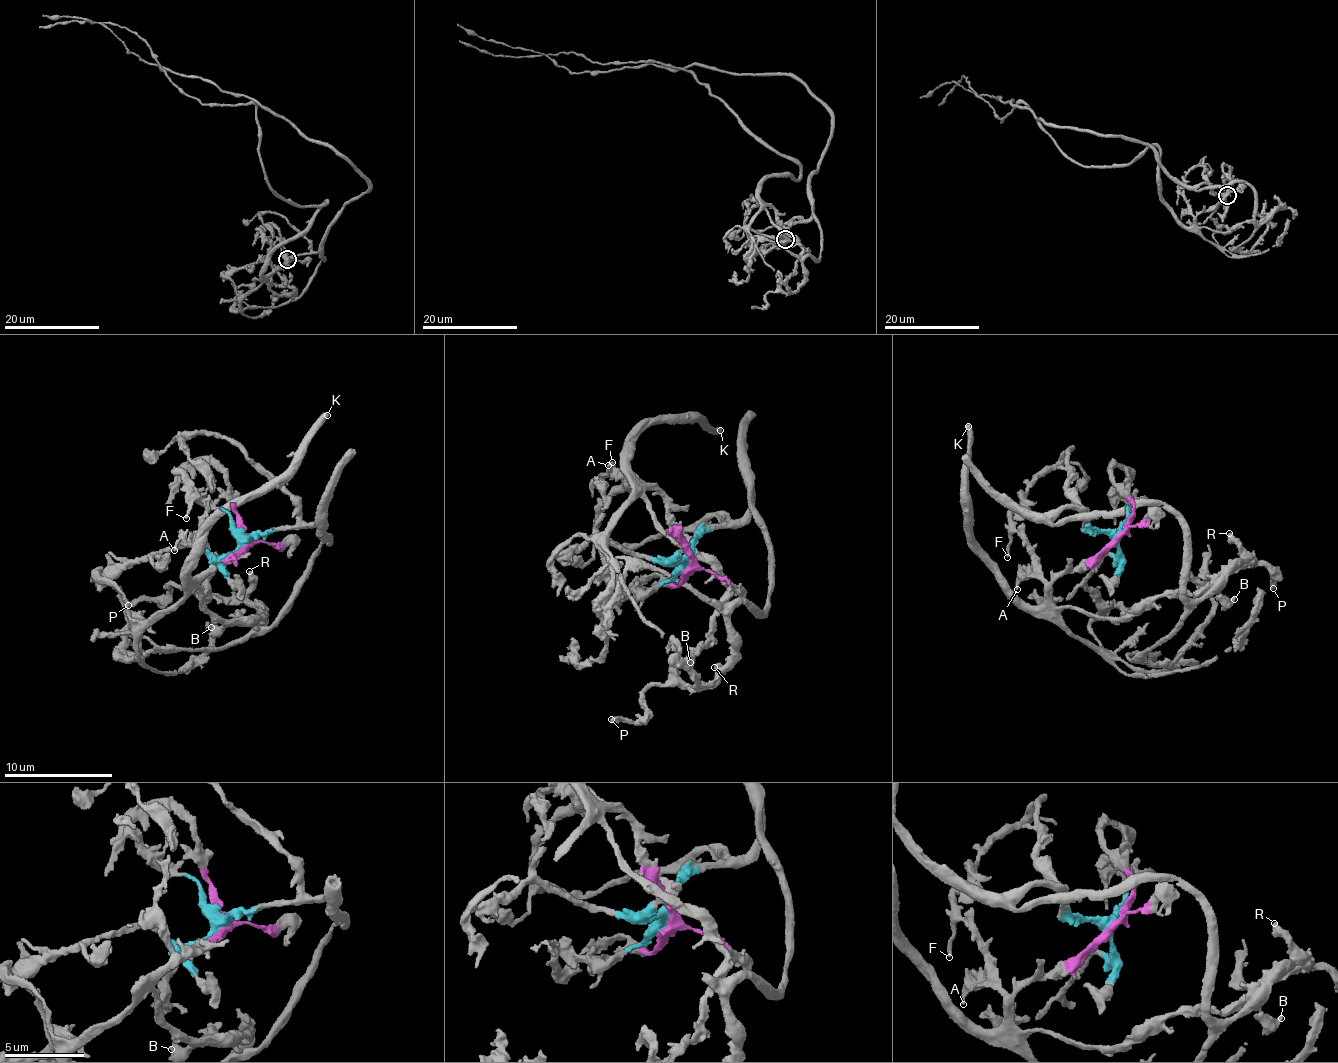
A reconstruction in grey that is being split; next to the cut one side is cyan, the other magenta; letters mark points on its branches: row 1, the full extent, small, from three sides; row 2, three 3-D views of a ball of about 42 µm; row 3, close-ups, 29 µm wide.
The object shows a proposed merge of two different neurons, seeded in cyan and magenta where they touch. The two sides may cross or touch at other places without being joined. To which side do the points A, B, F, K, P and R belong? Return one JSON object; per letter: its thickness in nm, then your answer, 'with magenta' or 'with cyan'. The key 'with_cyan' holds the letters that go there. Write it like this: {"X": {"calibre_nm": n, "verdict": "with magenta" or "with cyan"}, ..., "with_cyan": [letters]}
{"A": {"calibre_nm": 150, "verdict": "with magenta"}, "B": {"calibre_nm": 280, "verdict": "with magenta"}, "F": {"calibre_nm": 170, "verdict": "with magenta"}, "K": {"calibre_nm": 440, "verdict": "with magenta"}, "P": {"calibre_nm": 360, "verdict": "with cyan"}, "R": {"calibre_nm": 440, "verdict": "with cyan"}, "with_cyan": ["P", "R"]}

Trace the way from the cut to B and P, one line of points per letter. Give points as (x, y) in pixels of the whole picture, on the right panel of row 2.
B: (1122, 534), (1050, 583), (1048, 593), (1057, 606), (1111, 620), (1142, 612), (1168, 595), (1217, 592), (1235, 598)
P: (1122, 534), (1057, 516), (1166, 506), (1185, 596), (1251, 561), (1270, 565), (1273, 589)

